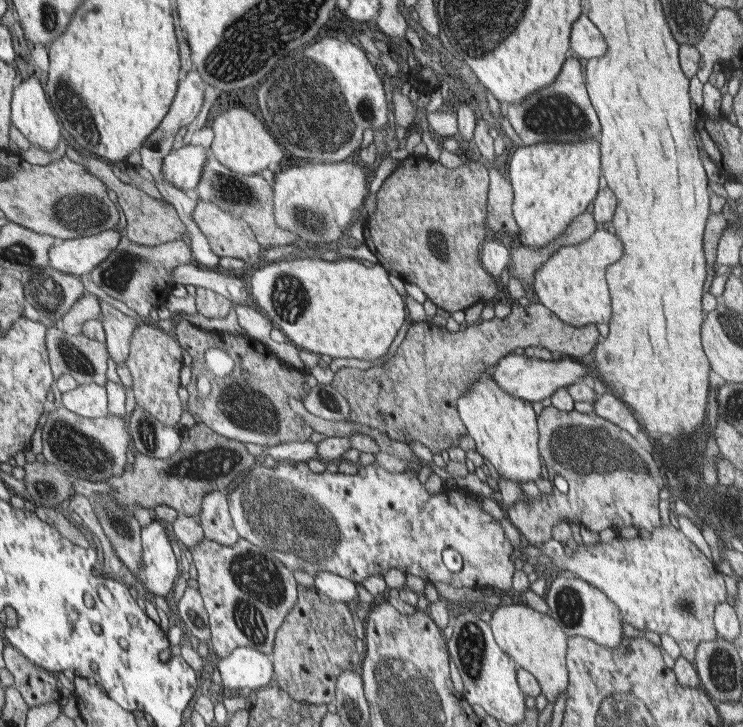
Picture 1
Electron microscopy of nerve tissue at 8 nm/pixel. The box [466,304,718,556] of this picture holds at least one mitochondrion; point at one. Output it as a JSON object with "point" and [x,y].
{"point":[581,448]}

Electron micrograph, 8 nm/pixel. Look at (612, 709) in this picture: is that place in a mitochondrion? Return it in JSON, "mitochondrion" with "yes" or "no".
{"mitochondrion":"yes"}

